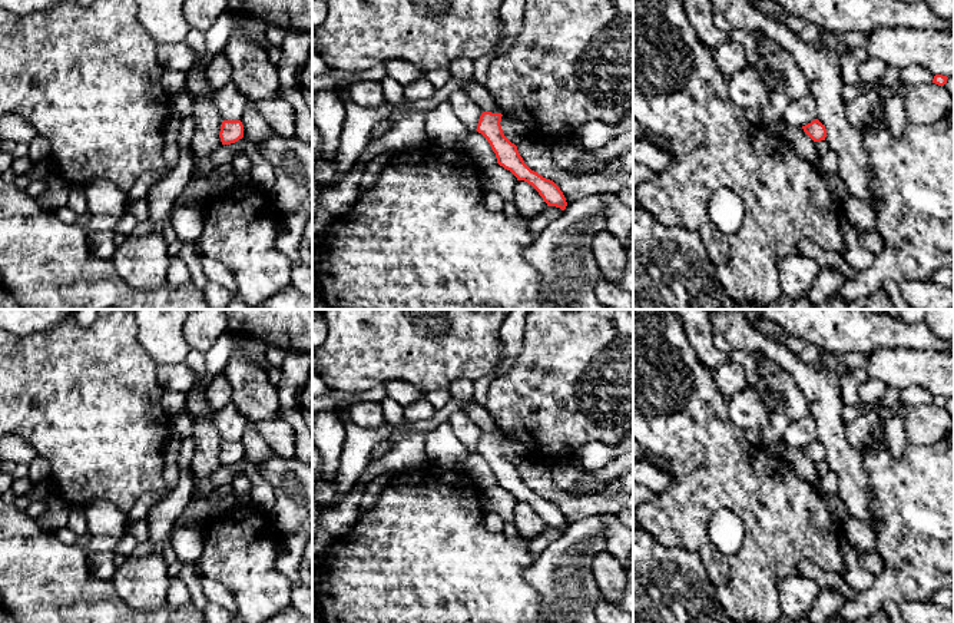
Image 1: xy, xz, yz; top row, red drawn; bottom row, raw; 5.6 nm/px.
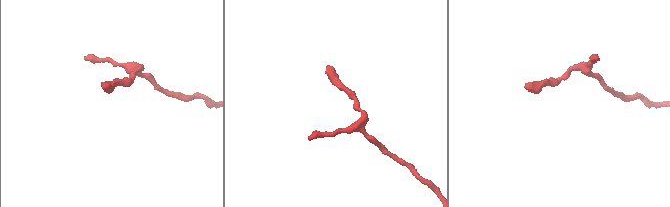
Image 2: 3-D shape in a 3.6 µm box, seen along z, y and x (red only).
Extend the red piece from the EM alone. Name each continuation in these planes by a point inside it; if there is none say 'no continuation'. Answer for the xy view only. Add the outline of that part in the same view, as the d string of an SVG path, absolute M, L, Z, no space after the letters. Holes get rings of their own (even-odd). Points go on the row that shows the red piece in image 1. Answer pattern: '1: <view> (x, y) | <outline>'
no continuation

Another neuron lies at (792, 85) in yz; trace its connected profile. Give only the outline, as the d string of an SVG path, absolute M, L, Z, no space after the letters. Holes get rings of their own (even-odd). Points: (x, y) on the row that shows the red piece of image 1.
M782 47L769 56L758 54L753 67L755 70L778 73L781 77L771 99L759 107L762 125L771 125L784 120L784 110L786 106L792 100L809 95L809 87L802 69Z

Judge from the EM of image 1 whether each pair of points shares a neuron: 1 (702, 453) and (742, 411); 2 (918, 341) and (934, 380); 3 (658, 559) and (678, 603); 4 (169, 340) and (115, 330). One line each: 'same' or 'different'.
1: different
2: different
3: same
4: different

